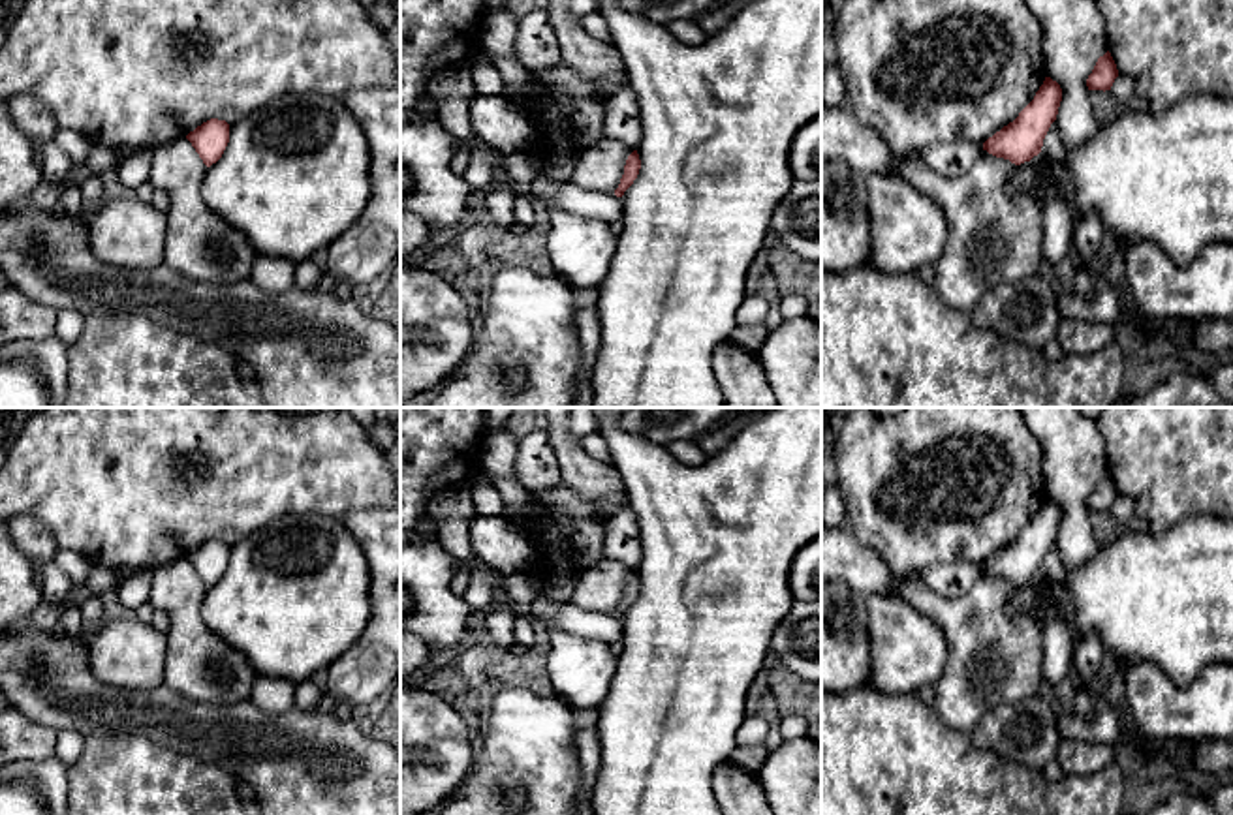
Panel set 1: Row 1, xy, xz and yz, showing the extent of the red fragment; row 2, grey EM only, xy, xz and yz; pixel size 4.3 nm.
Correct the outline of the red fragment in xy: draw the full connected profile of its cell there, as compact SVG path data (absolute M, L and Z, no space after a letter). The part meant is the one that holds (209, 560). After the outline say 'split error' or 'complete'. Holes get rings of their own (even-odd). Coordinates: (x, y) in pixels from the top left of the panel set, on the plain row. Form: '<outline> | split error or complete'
M211 539L186 556L207 588L216 584L227 563L229 545L226 541Z | complete

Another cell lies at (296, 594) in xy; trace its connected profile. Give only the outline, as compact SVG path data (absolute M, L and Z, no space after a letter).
M293 515L229 546L222 578L207 588L205 623L241 652L259 676L310 680L346 652L370 618L370 571L340 518Z

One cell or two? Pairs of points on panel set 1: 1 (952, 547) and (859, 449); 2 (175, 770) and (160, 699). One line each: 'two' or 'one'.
1: one
2: two

